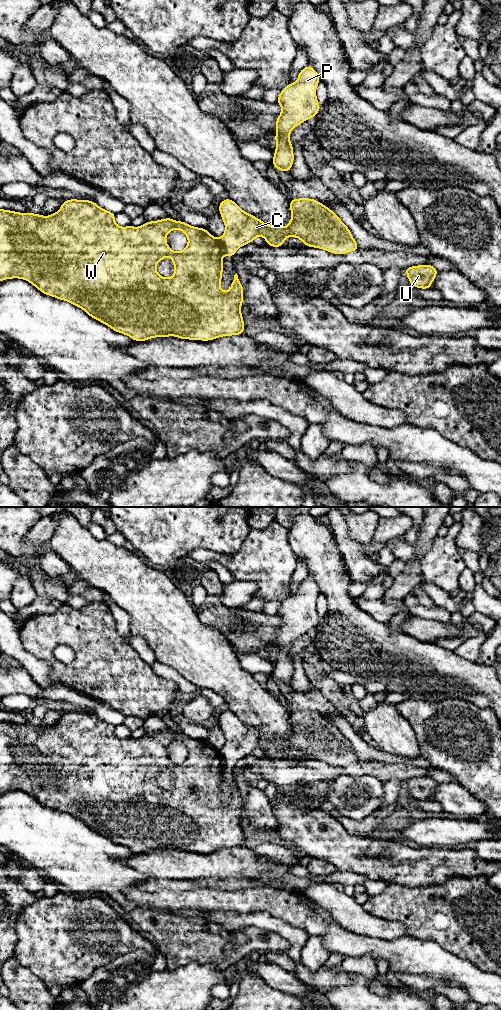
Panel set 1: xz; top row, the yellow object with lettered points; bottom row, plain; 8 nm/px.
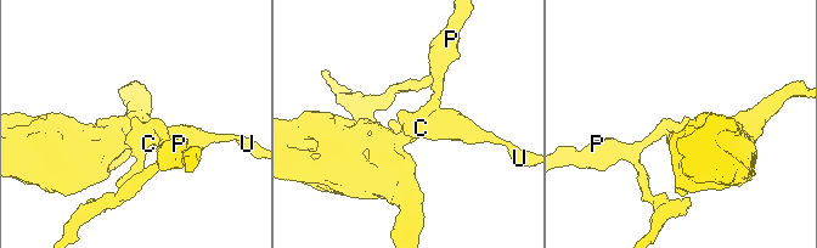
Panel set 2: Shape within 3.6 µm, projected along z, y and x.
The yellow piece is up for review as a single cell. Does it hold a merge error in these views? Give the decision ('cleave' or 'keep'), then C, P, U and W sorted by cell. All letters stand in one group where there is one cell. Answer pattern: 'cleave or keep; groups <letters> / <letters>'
cleave; groups C P U / W

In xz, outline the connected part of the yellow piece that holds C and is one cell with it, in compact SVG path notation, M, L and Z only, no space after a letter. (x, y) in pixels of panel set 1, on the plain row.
M228 710L221 713L219 716L219 724L225 736L225 744L219 750L222 766L224 768L232 769L236 766L238 760L254 753L257 748L263 748L267 756L271 759L282 759L284 752L287 749L296 749L299 750L307 759L324 761L334 766L346 766L348 764L358 762L358 756L354 752L349 740L332 722L330 722L324 716L318 714L315 711L309 710L292 711L290 712L290 722L291 732L286 739L281 737L267 737L262 732L257 731L256 728L243 723L233 712Z

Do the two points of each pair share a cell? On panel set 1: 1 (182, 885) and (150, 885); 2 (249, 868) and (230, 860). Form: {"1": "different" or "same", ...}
{"1": "same", "2": "same"}

